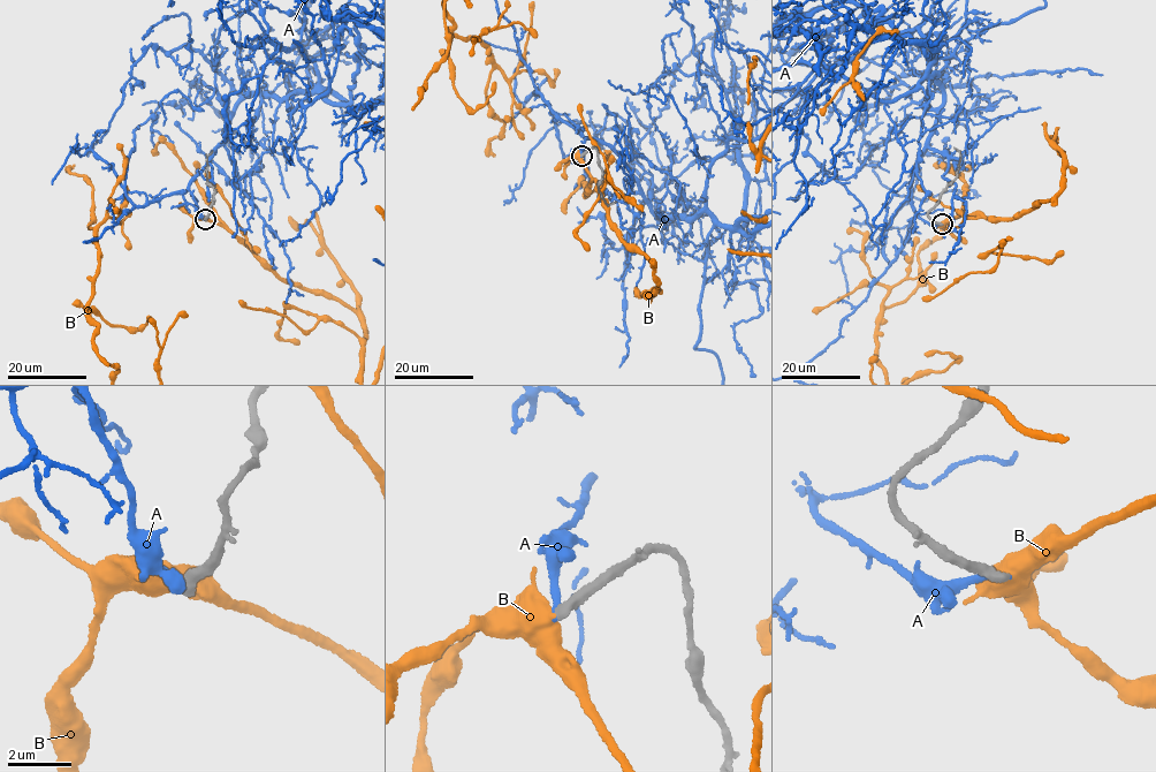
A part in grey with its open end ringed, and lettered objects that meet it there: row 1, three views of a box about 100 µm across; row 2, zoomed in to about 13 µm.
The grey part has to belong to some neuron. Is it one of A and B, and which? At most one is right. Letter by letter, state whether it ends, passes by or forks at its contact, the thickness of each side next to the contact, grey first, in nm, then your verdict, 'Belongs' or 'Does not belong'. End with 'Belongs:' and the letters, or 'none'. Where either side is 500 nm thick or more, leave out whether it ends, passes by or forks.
A: It ends there. Thickness 400 nm (grey) against 200 nm. Does not belong
B: Thickness 400 nm (grey) against 550 nm. Does not belong
Belongs: none

